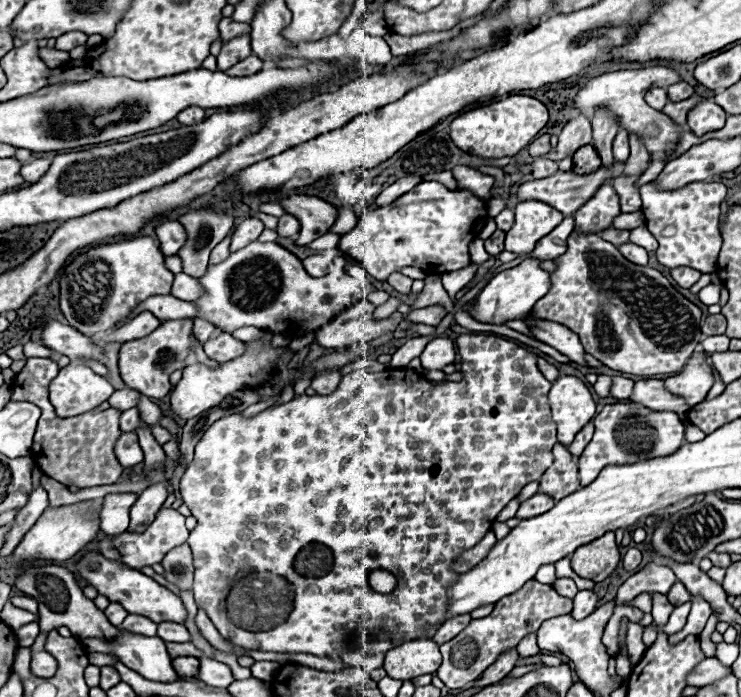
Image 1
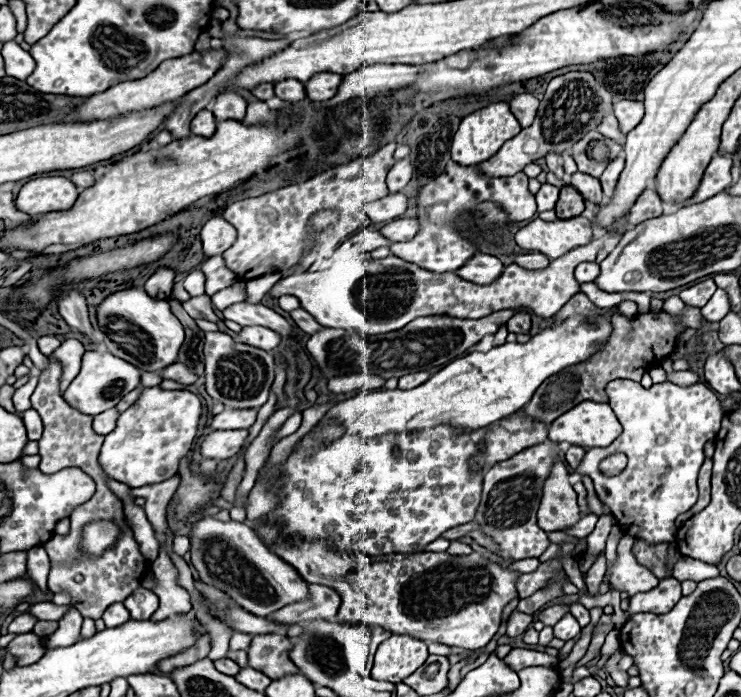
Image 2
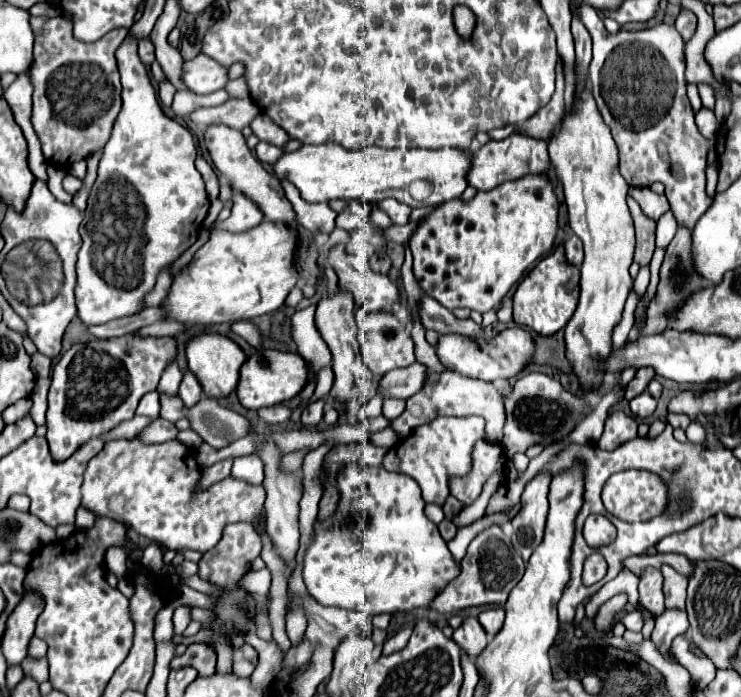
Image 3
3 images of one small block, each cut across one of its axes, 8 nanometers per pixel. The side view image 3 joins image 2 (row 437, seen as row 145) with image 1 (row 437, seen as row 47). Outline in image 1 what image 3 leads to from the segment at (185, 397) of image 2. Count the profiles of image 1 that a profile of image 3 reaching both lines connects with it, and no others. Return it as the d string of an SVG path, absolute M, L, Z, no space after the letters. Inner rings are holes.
M124 432L118 442L116 442L116 456L118 456L118 462L124 466L124 468L132 468L136 464L140 464L144 460L142 456L142 448L138 446L138 438L134 432Z

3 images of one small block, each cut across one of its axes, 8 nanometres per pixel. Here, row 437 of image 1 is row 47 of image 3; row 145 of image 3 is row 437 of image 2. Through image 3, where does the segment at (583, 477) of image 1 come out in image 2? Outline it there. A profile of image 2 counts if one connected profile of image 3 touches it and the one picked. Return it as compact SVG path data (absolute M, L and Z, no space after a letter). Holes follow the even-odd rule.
M612 380L606 386L606 394L612 410L616 412L622 424L622 434L606 448L586 450L576 472L580 476L590 476L594 480L598 498L612 510L624 534L644 540L646 544L672 542L676 536L676 524L674 524L676 518L688 512L698 500L696 478L704 462L704 444L718 434L724 416L720 400L706 384L676 386L676 384L660 382L660 384L652 384L652 388L644 388L640 382L634 380ZM612 454L626 454L628 466L616 476L604 476L600 472L600 462Z

